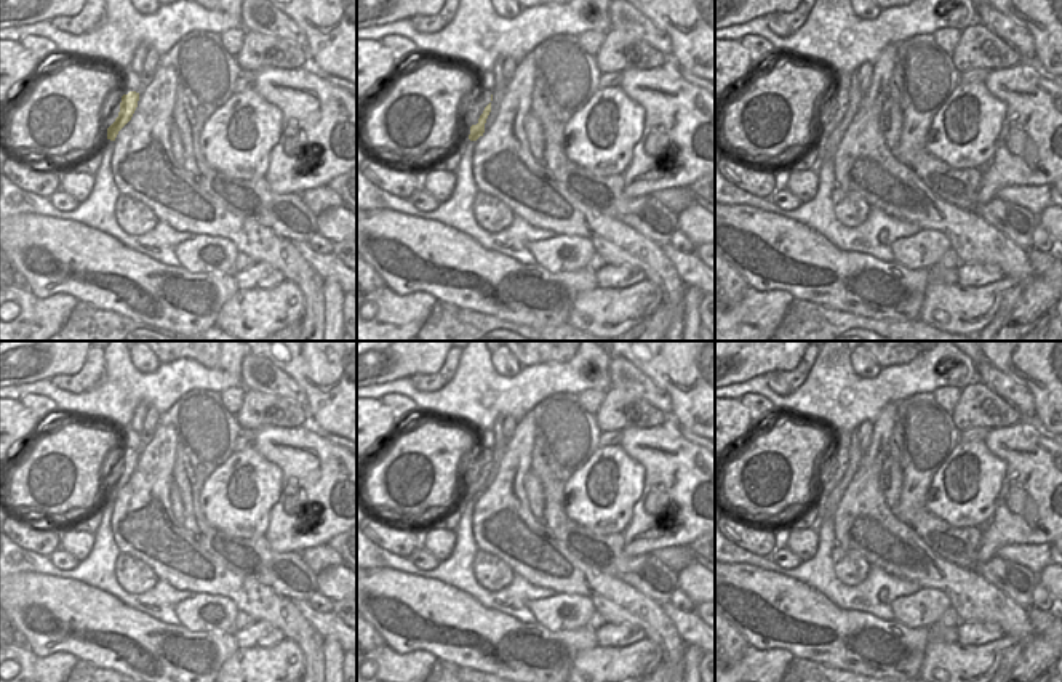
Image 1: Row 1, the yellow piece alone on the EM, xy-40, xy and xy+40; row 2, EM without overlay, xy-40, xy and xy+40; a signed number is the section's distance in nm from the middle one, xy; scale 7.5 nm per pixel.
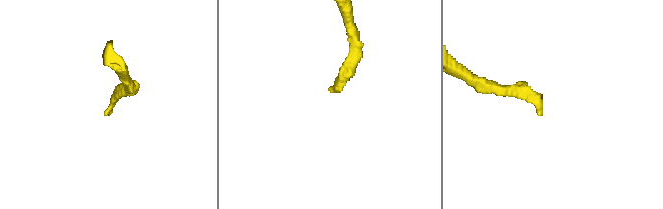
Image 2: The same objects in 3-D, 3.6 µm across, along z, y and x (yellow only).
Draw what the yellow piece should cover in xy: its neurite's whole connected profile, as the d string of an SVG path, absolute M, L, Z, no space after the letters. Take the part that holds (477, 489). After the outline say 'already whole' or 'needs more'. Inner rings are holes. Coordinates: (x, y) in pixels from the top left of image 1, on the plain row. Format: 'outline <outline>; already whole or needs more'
outline M480 447L477 450L477 466L472 477L464 483L464 496L477 499L485 491L485 482L491 471L493 450Z; needs more

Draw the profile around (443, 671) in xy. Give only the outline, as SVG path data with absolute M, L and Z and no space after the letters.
M435 660L424 682L512 682L472 668L456 666L449 661Z

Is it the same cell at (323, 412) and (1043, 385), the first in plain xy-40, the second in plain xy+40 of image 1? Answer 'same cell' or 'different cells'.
same cell

